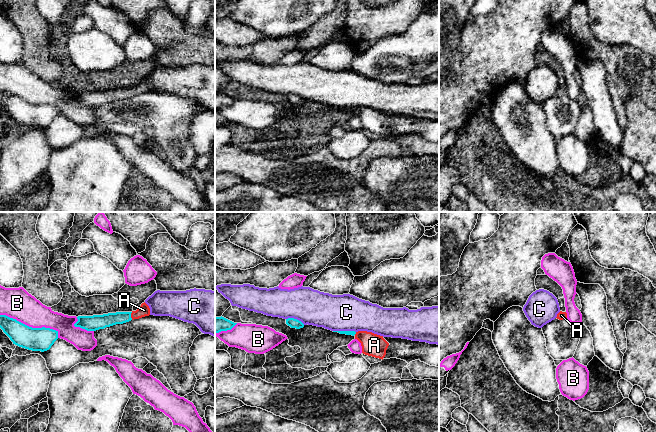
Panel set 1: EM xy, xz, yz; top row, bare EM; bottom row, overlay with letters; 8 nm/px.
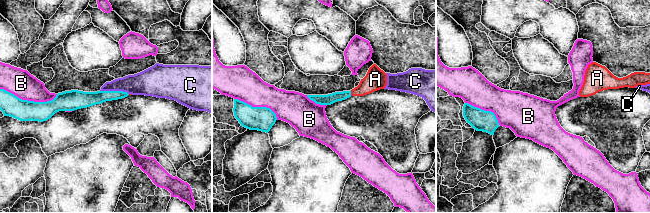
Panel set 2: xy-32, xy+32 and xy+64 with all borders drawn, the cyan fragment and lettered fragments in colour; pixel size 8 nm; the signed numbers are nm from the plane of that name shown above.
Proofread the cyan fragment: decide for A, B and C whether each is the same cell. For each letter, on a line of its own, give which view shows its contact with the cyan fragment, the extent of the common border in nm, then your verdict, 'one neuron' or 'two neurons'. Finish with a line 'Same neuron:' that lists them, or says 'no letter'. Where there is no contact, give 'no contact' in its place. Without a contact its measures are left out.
A: xy | 60 nm | one neuron
B: xy | 500 nm | two neurons
C: xz | 180 nm | two neurons
Same neuron: A

